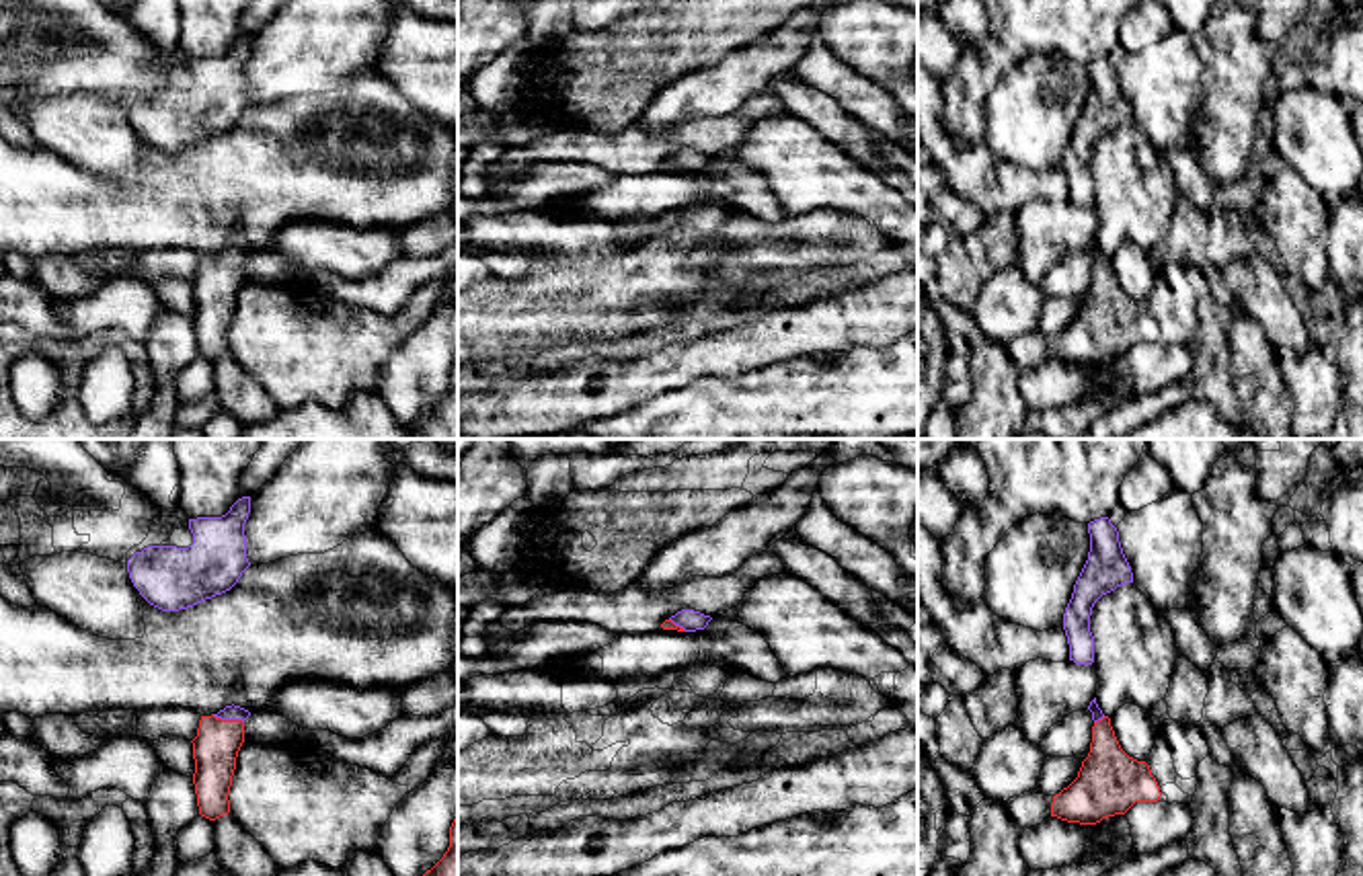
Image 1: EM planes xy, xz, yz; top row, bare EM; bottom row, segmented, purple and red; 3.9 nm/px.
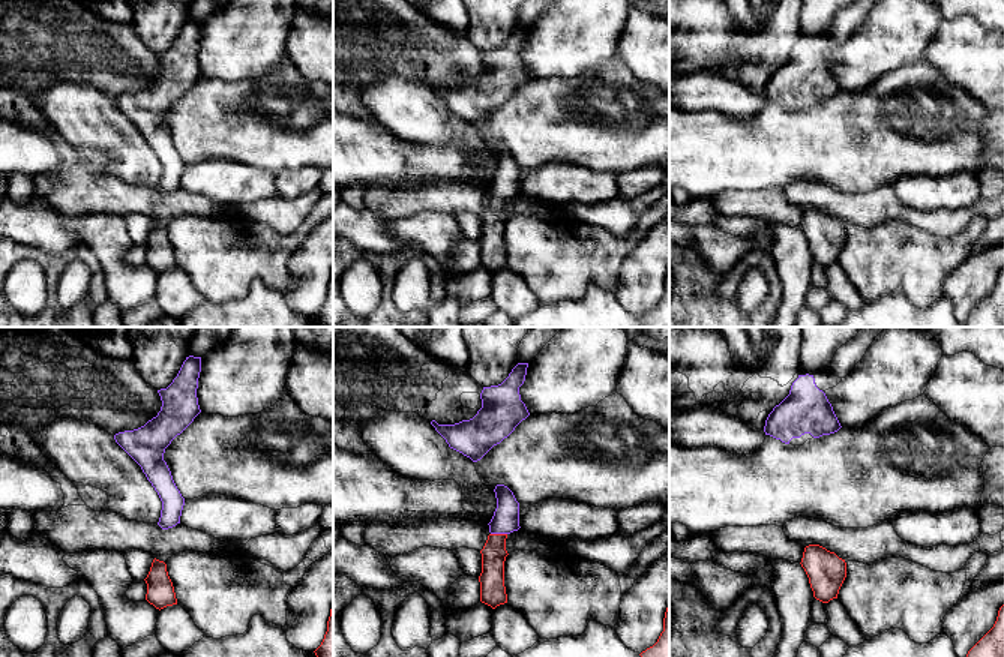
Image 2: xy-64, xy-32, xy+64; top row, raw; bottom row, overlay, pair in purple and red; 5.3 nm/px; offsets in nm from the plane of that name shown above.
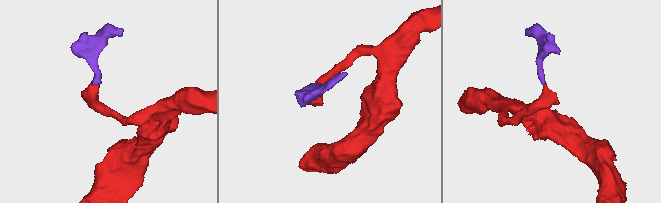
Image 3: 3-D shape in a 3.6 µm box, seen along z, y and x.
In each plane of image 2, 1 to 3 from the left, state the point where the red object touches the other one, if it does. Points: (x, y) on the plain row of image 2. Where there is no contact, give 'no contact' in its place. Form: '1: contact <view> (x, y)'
1: no contact
2: contact xy-32 (498, 197)
3: no contact

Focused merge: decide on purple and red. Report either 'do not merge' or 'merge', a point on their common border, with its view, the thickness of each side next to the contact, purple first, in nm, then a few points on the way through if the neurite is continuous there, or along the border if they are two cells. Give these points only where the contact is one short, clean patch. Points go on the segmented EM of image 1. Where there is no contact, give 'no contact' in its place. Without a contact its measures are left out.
merge | xy (228, 719) | 60/180 nm | across xy (230, 712), (228, 719), (218, 741)

